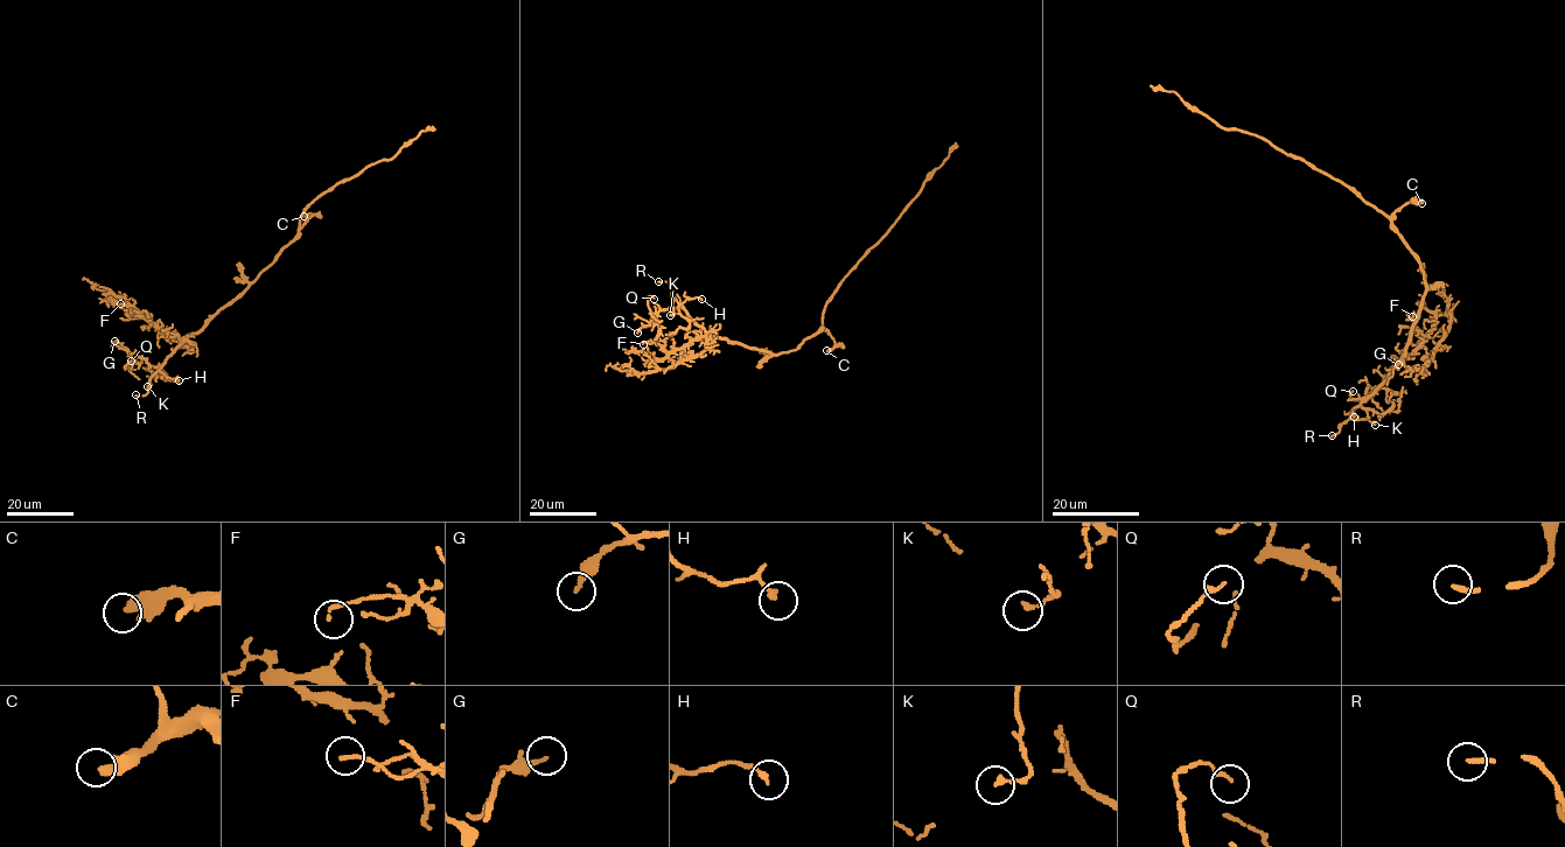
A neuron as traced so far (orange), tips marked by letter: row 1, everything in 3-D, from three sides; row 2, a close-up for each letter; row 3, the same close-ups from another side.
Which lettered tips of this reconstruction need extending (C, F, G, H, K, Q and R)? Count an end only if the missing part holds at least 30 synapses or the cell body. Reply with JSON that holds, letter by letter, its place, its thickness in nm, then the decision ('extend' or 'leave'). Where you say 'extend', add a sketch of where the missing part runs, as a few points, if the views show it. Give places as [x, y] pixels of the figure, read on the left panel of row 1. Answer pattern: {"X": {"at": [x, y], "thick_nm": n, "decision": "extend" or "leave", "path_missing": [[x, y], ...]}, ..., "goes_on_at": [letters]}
{"C": {"at": [304, 216], "thick_nm": 400, "decision": "leave"}, "F": {"at": [120, 303], "thick_nm": 130, "decision": "leave"}, "G": {"at": [114, 341], "thick_nm": 240, "decision": "leave"}, "H": {"at": [179, 380], "thick_nm": 200, "decision": "leave"}, "K": {"at": [147, 386], "thick_nm": 200, "decision": "leave"}, "Q": {"at": [131, 361], "thick_nm": 150, "decision": "leave"}, "R": {"at": [135, 394], "thick_nm": 180, "decision": "extend"}, "goes_on_at": ["R"]}

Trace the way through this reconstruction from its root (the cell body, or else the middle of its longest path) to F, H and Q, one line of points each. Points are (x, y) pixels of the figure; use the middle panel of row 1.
F: (807, 338), (796, 349), (778, 354), (719, 337), (699, 337), (671, 351), (654, 341), (643, 344)
H: (807, 338), (794, 350), (770, 354), (712, 337), (682, 305), (689, 298), (701, 299)
Q: (807, 338), (794, 350), (770, 354), (712, 337), (680, 308), (652, 313), (647, 298), (654, 299)

